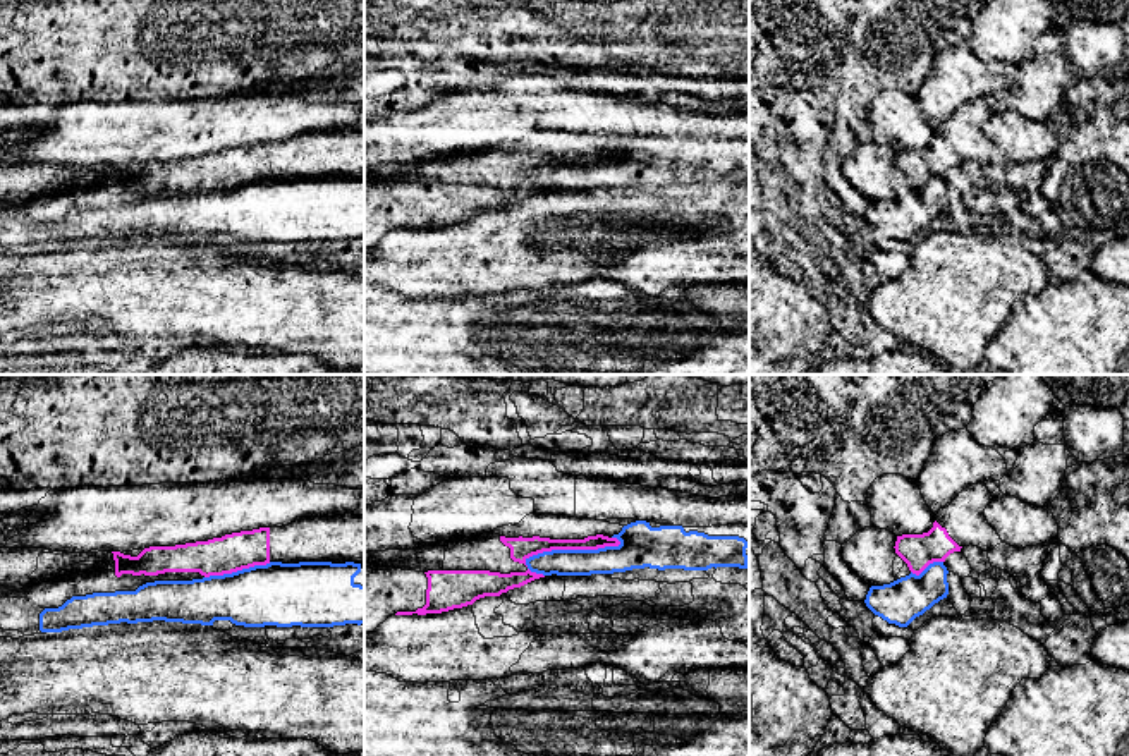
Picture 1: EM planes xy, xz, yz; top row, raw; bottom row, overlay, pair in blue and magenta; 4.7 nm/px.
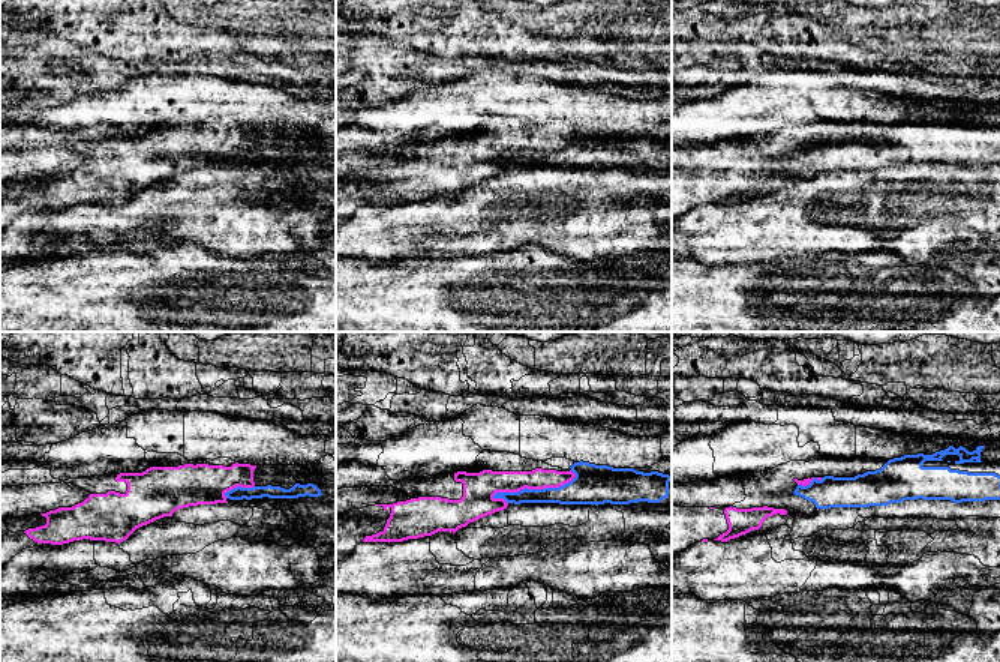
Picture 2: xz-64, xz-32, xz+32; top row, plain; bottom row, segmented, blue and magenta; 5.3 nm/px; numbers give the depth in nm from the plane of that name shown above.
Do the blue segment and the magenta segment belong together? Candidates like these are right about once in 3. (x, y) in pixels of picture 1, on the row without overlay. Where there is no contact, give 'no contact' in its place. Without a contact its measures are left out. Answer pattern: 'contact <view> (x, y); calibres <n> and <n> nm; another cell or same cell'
contact xz (571, 165); calibres 130 and 110 nm; another cell

